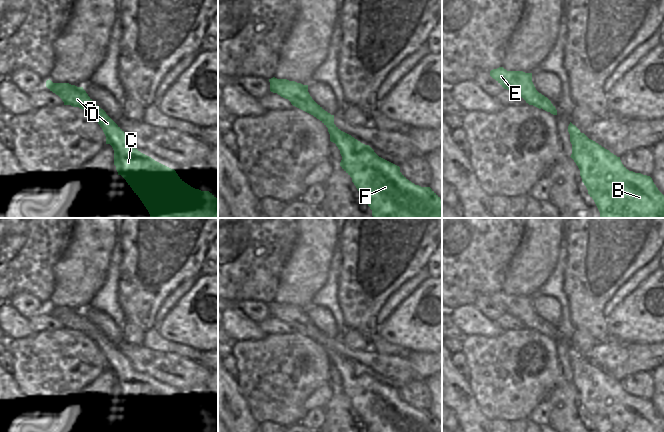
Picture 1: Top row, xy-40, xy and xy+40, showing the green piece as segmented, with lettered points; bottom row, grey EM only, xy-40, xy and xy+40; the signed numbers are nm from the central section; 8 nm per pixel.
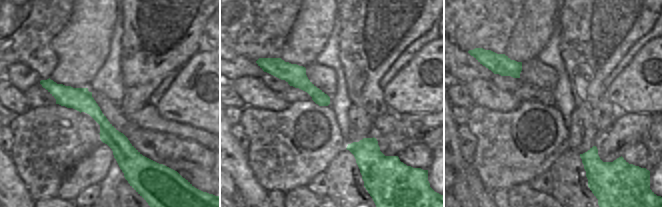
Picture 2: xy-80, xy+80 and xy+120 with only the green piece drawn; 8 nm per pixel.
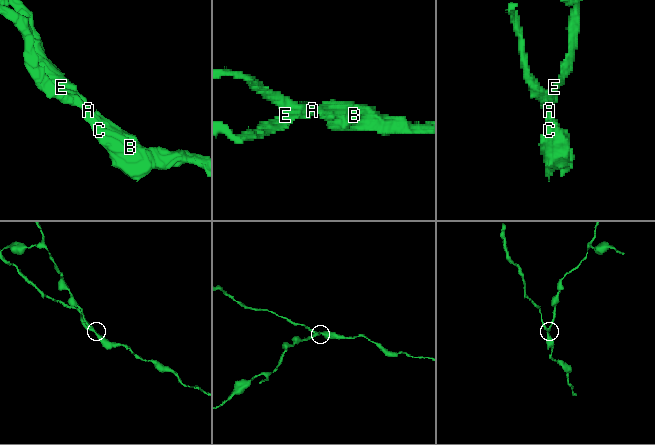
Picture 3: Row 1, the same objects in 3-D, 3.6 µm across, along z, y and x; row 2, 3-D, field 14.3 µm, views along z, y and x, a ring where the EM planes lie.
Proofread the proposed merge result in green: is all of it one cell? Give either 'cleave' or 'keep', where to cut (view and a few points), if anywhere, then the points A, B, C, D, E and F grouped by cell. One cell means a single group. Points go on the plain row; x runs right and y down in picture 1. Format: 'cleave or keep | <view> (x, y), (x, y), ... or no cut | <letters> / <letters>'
cleave | xy (288, 323), (303, 323), (307, 326), (314, 325) | A B C D F / E

